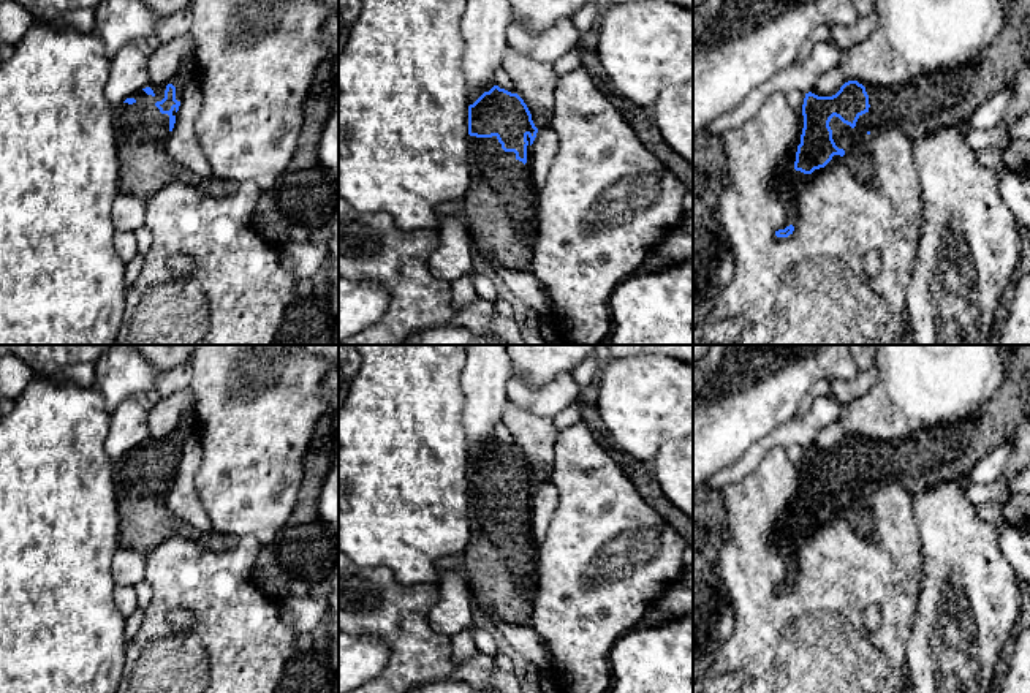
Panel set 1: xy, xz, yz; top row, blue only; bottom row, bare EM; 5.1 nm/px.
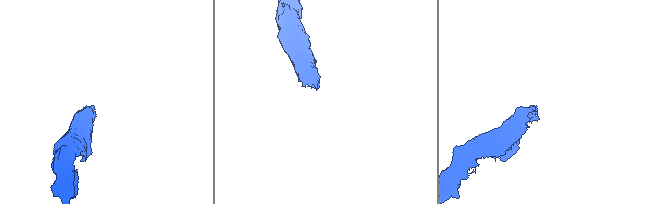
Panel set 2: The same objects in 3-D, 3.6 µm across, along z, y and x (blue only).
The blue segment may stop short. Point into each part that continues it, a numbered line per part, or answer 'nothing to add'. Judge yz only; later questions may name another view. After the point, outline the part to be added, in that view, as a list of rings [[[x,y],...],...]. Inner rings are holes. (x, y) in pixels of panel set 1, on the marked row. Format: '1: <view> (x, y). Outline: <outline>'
1: yz (929, 103). Outline: [[[1002,0],[1002,5],[1005,22],[1000,33],[964,66],[921,76],[899,87],[878,87],[858,81],[869,95],[869,111],[859,116],[854,128],[835,116],[829,127],[835,146],[845,150],[845,157],[853,158],[850,171],[859,182],[869,185],[875,179],[875,169],[870,157],[856,149],[858,141],[875,136],[883,128],[896,128],[915,142],[949,125],[970,122],[975,111],[1006,87],[1016,73],[1030,62],[1030,0]]]

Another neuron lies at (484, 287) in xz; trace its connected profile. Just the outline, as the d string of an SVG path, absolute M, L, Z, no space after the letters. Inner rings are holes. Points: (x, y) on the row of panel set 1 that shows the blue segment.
M470 272L470 278L473 280L475 290L481 299L495 302L498 296L492 278L487 278L486 275L479 275L476 272Z

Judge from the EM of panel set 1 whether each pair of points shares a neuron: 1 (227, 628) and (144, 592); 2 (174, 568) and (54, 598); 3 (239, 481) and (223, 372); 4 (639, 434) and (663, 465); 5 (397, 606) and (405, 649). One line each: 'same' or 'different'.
1: different
2: different
3: same
4: different
5: same

